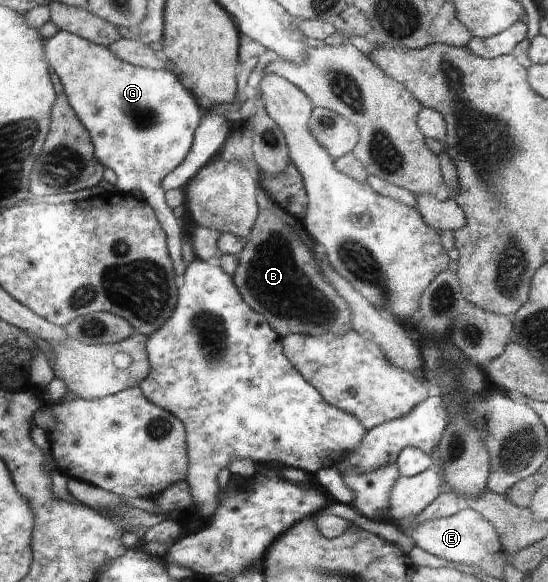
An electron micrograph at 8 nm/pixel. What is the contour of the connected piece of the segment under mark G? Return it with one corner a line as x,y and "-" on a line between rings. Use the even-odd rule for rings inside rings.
58,30
45,41
46,59
50,59
50,67
59,77
65,94
70,99
70,105
78,115
82,115
81,122
93,138
97,158
106,167
116,173
117,191
131,193
134,189
141,191
142,197
157,211
161,226
168,236
169,254
177,268
178,283
182,283
186,265
182,260
182,238
184,222
176,217
174,211
166,203
167,193
160,182
171,171
174,171
190,151
195,129
198,127
206,108
185,82
170,70
155,70
135,66
120,59
109,47
92,43
82,36
66,30

